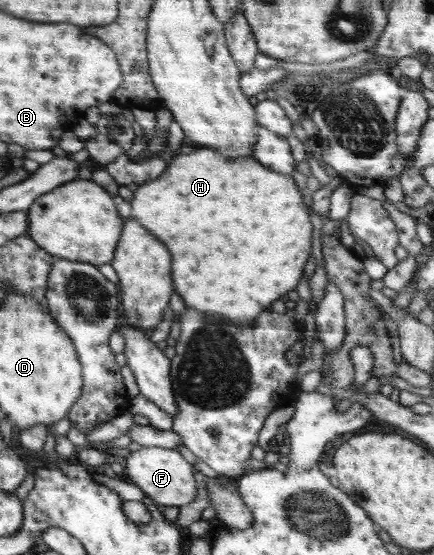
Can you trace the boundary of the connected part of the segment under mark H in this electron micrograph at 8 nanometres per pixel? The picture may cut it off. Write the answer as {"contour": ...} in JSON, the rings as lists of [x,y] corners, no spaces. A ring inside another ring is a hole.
{"contour":[[[199,148],[175,158],[157,180],[139,185],[130,203],[133,206],[130,216],[139,214],[139,218],[143,218],[139,221],[147,222],[147,226],[151,226],[151,230],[155,230],[155,234],[175,250],[175,282],[179,282],[177,294],[189,308],[219,312],[211,315],[211,320],[231,322],[220,316],[225,314],[235,320],[237,326],[255,322],[271,302],[279,300],[299,284],[313,248],[311,214],[293,178],[279,171],[273,172],[253,157],[227,160],[217,150]]]}

